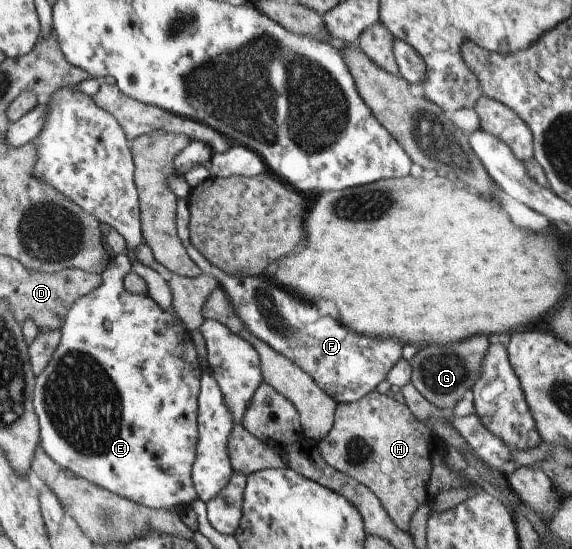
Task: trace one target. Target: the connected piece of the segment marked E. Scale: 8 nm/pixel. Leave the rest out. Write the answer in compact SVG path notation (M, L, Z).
M125 253L113 257L113 260L110 260L100 273L101 285L85 296L77 298L69 306L59 328L59 342L55 346L55 351L43 371L34 378L31 404L37 416L39 446L47 454L47 458L51 458L51 462L55 462L61 469L65 468L78 478L83 478L85 482L91 482L135 504L151 509L175 508L179 504L189 505L191 500L197 499L195 488L191 484L191 466L195 459L198 440L196 399L199 391L199 370L195 364L197 352L195 352L195 346L191 342L188 330L174 312L161 310L147 294L133 295L126 292L123 281L129 270L132 270L132 267Z

